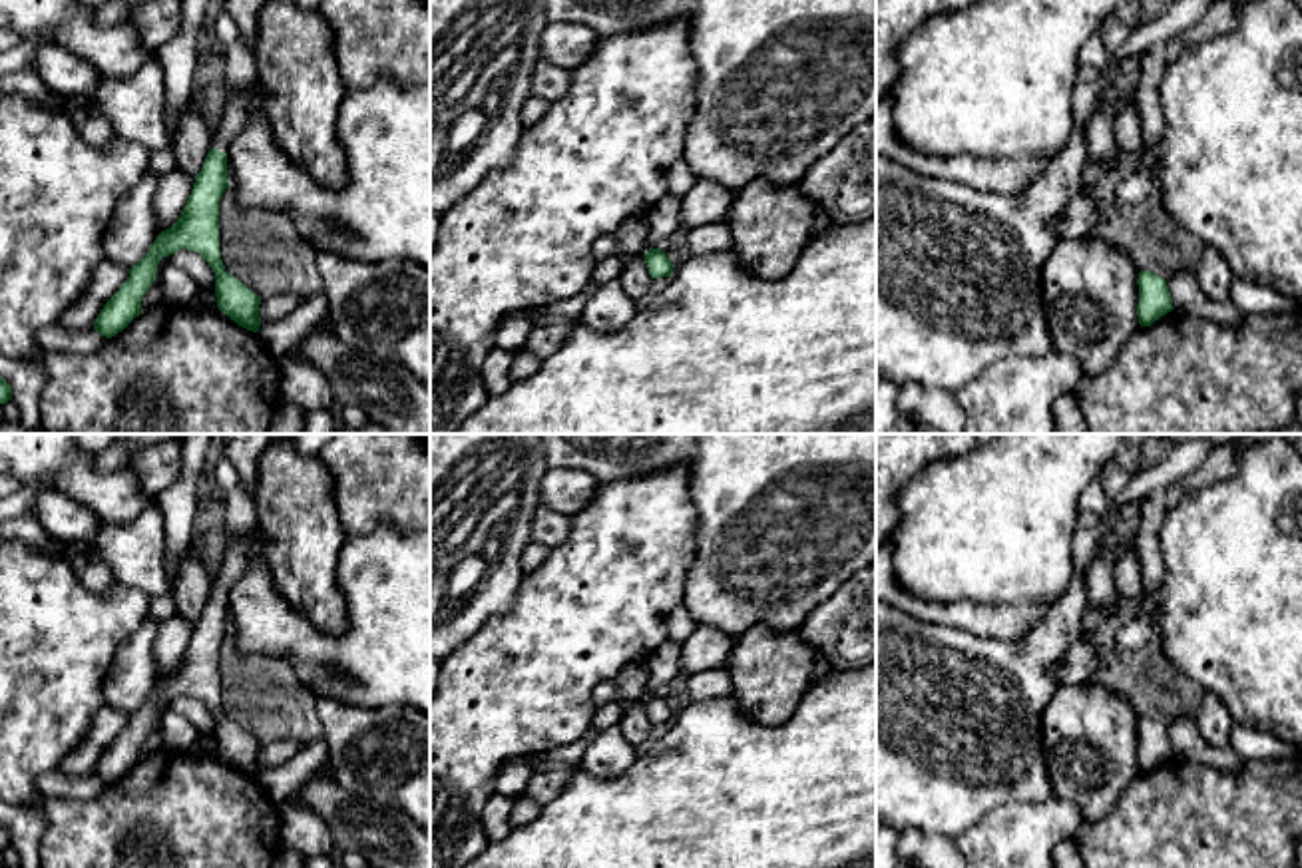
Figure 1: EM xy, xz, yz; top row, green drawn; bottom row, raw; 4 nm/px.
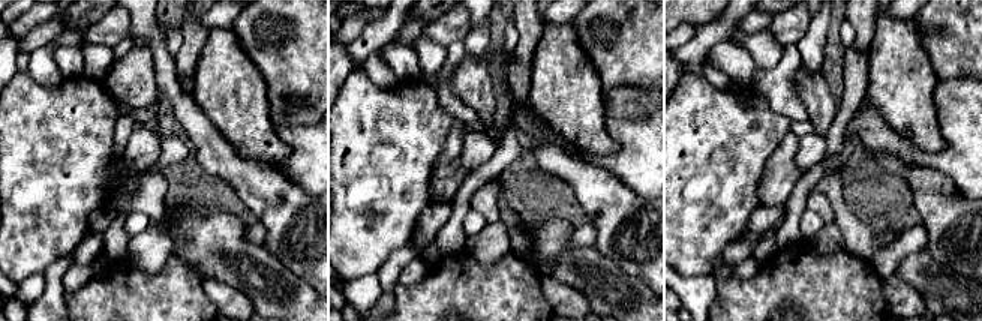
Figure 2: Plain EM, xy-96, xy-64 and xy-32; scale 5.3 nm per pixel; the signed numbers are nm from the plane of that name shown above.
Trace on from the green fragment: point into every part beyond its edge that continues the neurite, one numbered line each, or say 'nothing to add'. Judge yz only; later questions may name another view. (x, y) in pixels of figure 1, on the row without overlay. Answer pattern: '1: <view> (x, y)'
nothing to add

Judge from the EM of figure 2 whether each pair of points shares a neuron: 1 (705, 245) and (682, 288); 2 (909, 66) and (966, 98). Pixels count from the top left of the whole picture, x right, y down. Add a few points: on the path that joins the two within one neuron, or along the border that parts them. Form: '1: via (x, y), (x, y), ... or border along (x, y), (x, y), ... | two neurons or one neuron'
1: border along (712, 272), (694, 276), (679, 275) | two neurons
2: border along (939, 81), (934, 90), (937, 119) | two neurons

